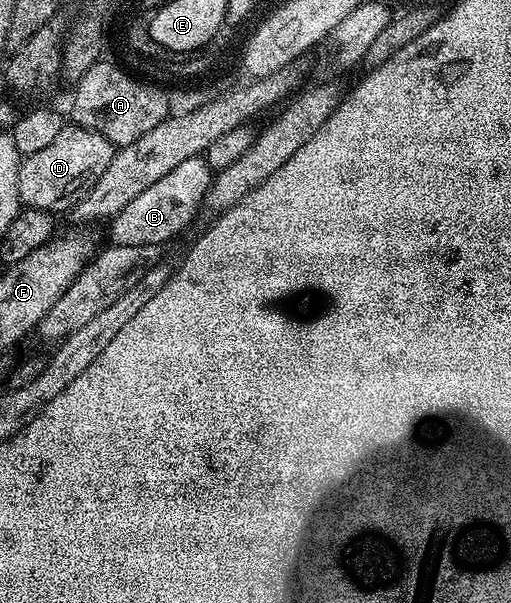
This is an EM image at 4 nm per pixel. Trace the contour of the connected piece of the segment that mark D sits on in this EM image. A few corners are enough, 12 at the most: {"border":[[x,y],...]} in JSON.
{"border":[[65,125],[18,168],[34,210],[79,195],[102,176],[112,142]]}

